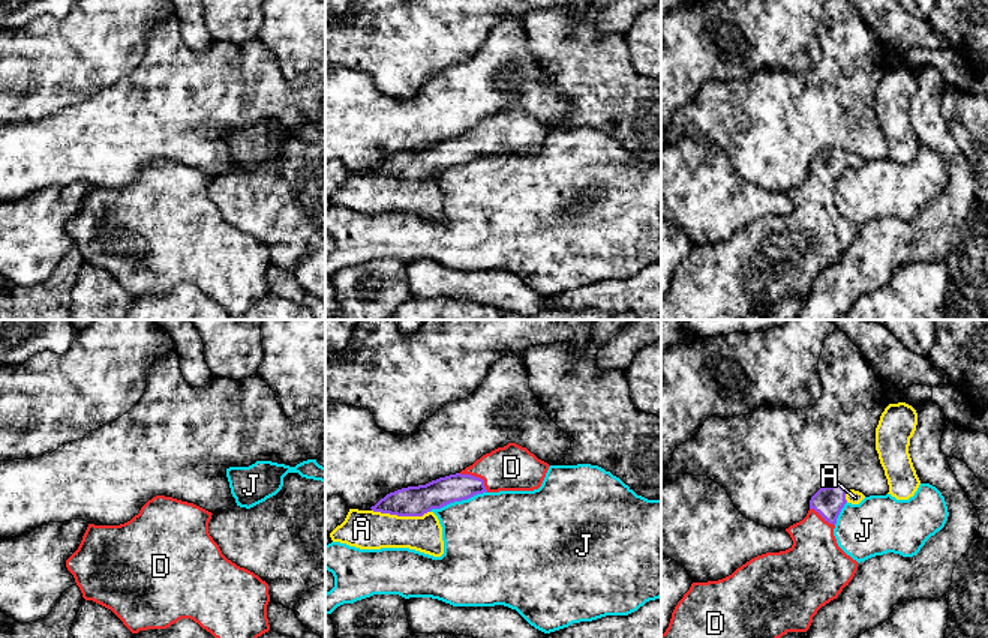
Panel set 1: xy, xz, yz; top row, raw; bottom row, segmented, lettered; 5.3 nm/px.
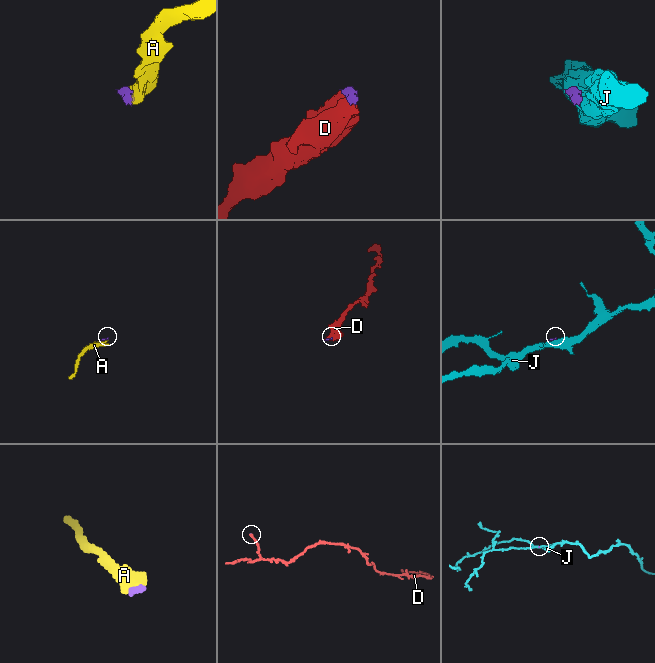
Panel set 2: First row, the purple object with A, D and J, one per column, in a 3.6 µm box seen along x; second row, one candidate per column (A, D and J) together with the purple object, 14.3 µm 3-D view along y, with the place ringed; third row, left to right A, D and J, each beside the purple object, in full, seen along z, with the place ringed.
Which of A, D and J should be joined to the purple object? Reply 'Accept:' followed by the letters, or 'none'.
Accept: A, D

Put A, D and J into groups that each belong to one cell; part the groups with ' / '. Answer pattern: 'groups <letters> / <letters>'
groups A D / J

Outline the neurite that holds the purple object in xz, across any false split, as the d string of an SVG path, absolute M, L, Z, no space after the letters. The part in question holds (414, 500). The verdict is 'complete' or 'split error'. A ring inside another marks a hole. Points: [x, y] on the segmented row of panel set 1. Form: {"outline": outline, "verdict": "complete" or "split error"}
{"outline": "M508 443L460 473L390 492L369 510L349 509L330 537L360 549L409 548L441 557L442 527L433 509L483 492L538 489L549 467L526 447Z", "verdict": "split error"}

